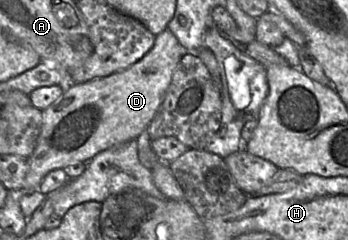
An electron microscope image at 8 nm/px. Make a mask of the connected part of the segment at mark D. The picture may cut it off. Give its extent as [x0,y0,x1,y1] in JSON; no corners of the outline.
[25,30,184,191]

